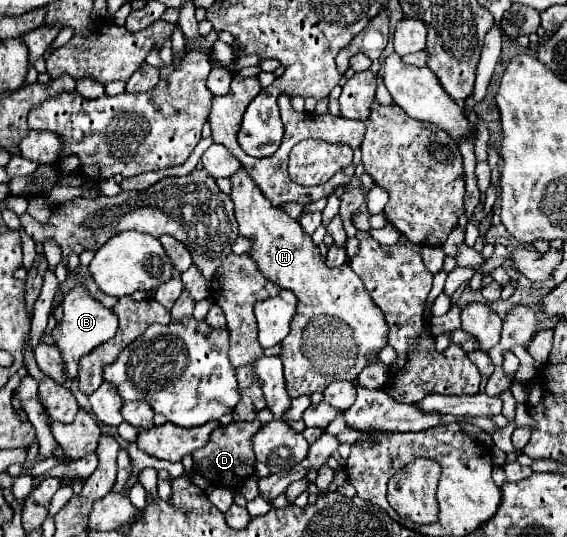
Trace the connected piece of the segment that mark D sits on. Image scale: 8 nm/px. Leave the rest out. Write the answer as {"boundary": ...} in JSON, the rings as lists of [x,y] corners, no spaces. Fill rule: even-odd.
{"boundary":[[[235,421],[231,425],[219,427],[217,433],[211,435],[209,443],[193,451],[193,471],[199,471],[201,477],[205,477],[213,485],[221,485],[227,489],[237,489],[241,483],[245,483],[255,473],[255,455],[251,453],[251,437],[259,431],[261,421]]]}

